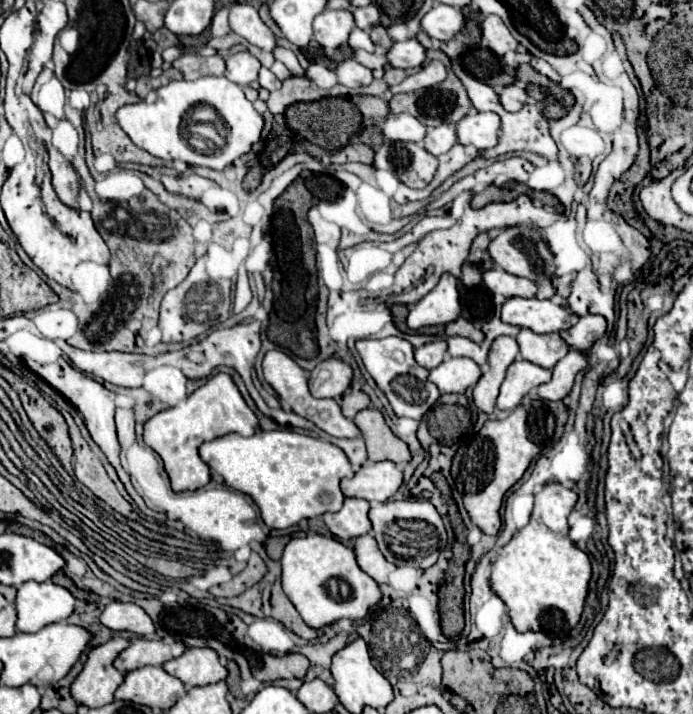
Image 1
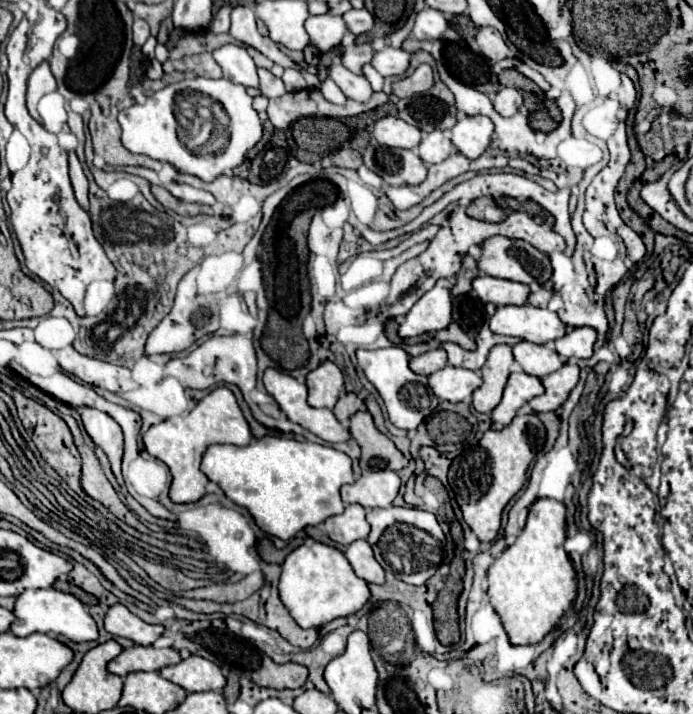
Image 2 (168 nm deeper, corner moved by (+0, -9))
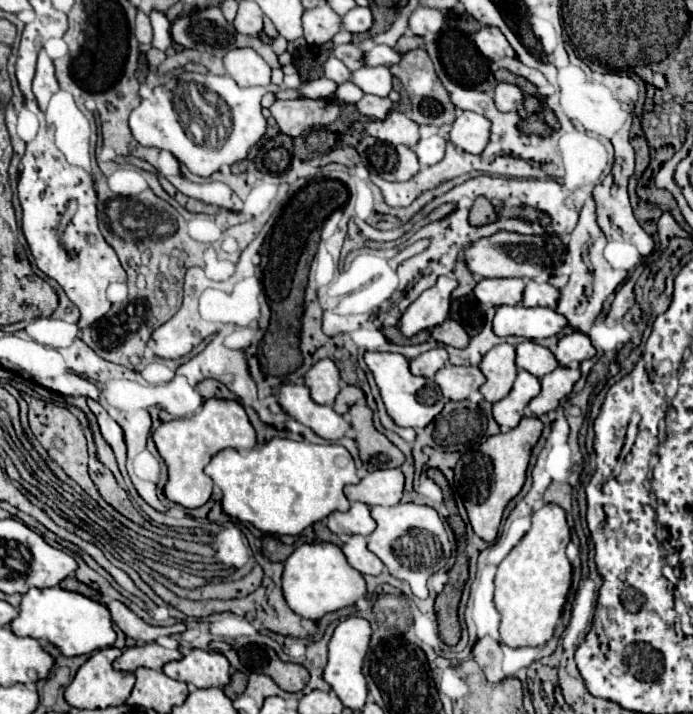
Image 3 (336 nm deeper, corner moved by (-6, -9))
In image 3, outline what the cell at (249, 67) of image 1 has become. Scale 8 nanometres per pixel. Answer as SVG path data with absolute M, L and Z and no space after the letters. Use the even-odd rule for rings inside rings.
M250 48L230 50L224 56L224 68L238 86L270 86L270 66Z

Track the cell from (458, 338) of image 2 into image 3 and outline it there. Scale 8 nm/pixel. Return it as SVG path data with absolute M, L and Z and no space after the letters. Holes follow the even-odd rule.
M450 318L444 324L432 328L432 336L438 342L454 346L454 348L466 348L470 342L470 336L466 334L466 330L456 320L450 320Z

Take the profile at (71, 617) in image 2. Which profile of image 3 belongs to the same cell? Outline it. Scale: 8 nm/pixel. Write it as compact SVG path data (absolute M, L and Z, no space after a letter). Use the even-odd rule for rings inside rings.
M60 586L54 588L30 588L22 596L22 604L18 610L18 618L12 620L10 628L16 636L30 636L30 638L48 638L52 644L60 648L64 656L80 656L90 654L94 650L102 650L114 644L116 632L112 630L112 618L106 606L78 594L62 590Z

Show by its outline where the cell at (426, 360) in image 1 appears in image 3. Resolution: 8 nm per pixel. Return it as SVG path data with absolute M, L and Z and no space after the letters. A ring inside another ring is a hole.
M434 348L428 350L424 354L420 354L418 358L410 360L410 370L416 376L426 376L426 378L434 378L434 374L444 368L448 362L448 352L444 348Z

